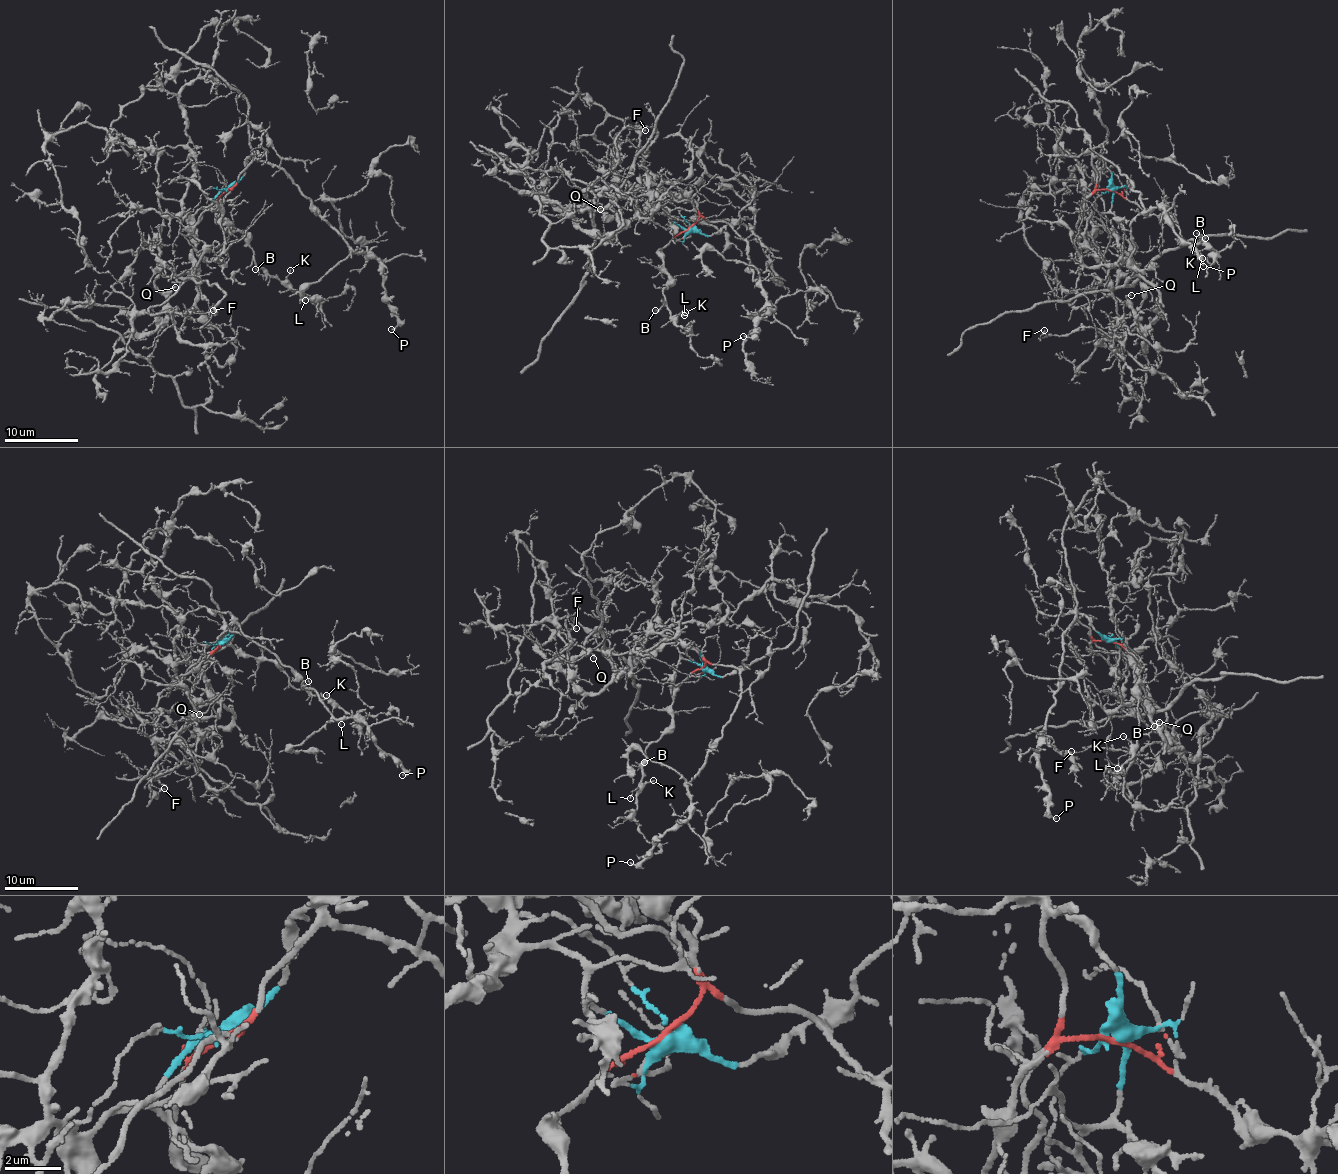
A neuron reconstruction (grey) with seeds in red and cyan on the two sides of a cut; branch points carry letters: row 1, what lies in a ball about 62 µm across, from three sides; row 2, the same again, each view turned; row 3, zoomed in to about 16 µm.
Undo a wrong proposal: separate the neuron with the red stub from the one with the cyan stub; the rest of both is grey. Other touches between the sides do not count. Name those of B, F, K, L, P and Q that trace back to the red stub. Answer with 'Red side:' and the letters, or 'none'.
Red side: B, K, L, P

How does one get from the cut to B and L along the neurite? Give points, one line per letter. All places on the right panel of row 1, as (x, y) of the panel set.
B: (1110, 189), (1158, 215), (1167, 215), (1186, 241), (1195, 239), (1200, 243), (1205, 238)
L: (1110, 189), (1149, 211), (1167, 215), (1186, 241), (1195, 239), (1204, 243), (1206, 247), (1198, 254), (1201, 258)

